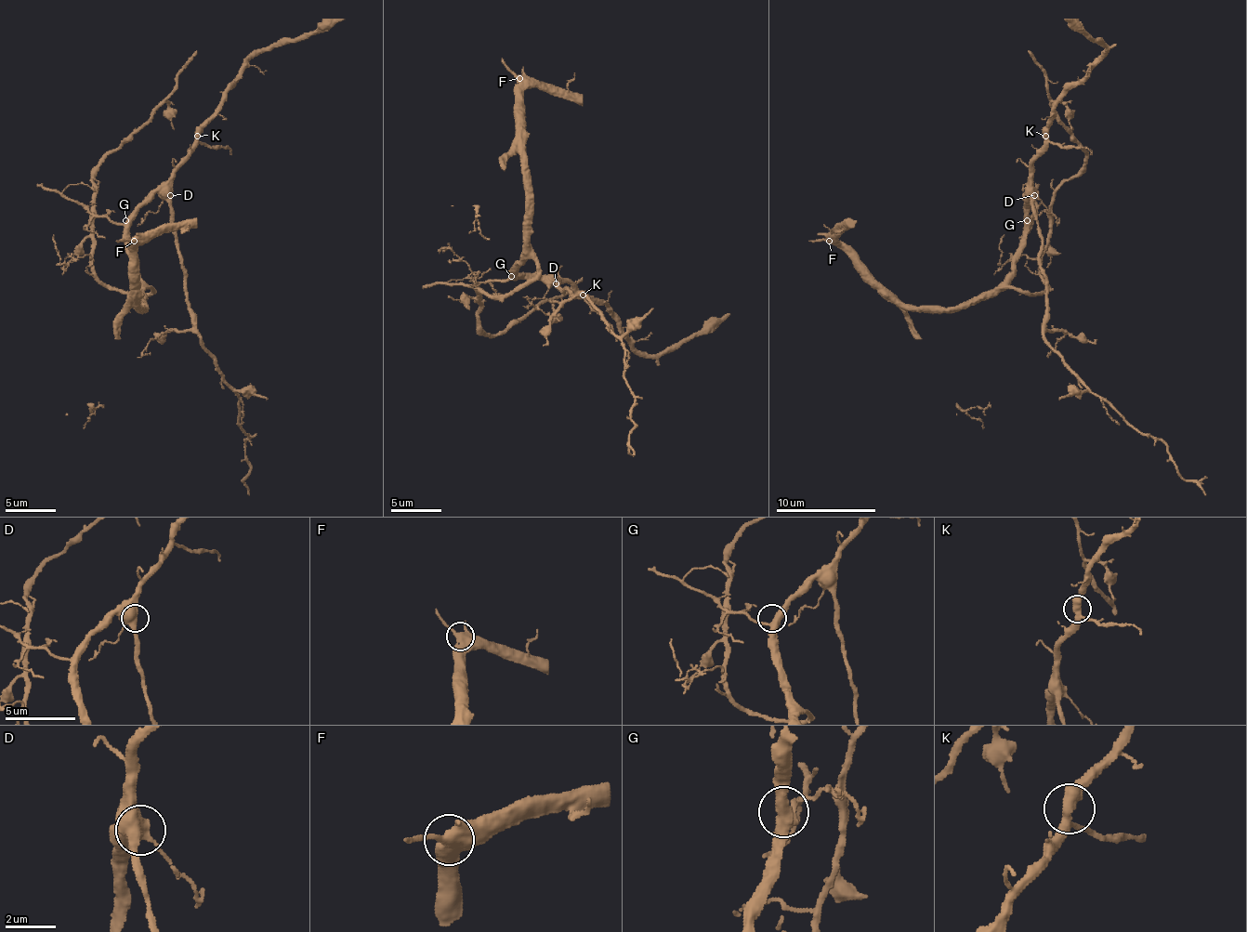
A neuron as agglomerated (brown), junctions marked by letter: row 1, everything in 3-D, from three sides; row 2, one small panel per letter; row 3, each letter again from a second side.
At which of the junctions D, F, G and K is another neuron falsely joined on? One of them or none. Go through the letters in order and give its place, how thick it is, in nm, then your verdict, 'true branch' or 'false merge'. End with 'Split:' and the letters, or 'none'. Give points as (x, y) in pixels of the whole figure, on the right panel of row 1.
D: at (1034, 195); 420 nm thick; true branch
F: at (829, 241); 440 nm thick; true branch
G: at (1027, 220); 400 nm thick; true branch
K: at (1045, 136); 400 nm thick; true branch
Split: none

